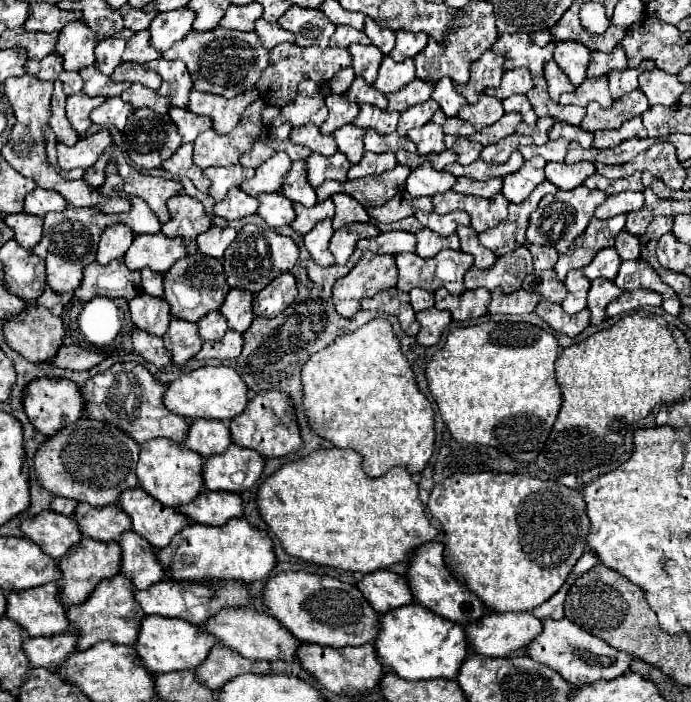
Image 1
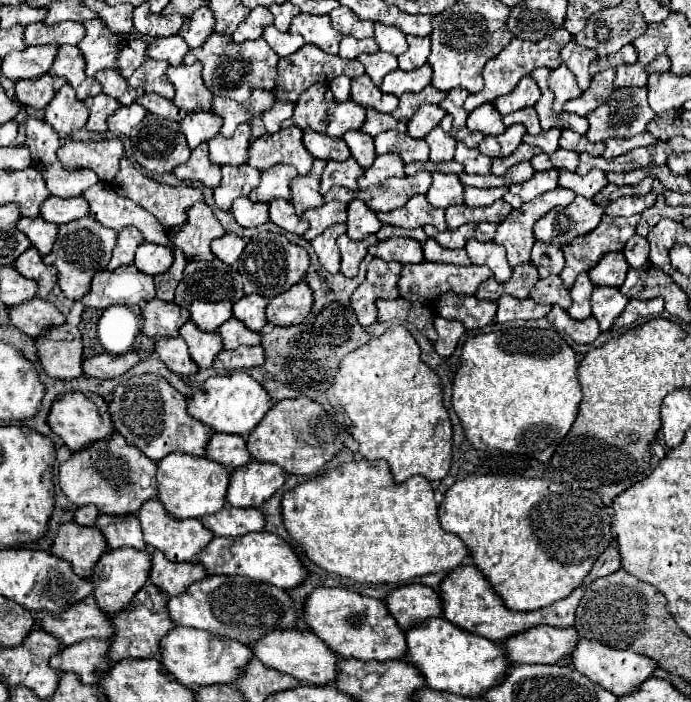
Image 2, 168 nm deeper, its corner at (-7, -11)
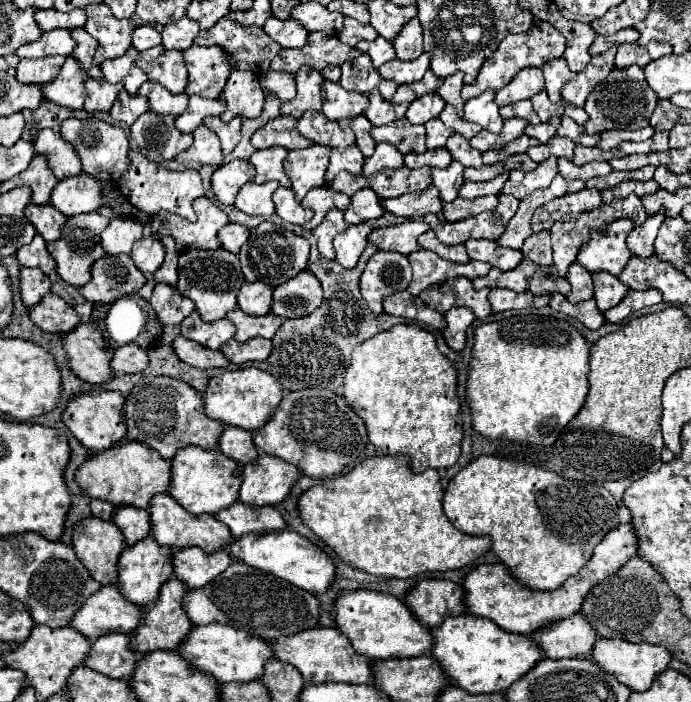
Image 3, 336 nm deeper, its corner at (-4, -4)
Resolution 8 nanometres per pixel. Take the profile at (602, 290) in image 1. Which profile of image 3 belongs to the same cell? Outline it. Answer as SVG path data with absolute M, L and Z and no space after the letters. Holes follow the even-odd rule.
M594 272L592 278L594 278L594 300L602 314L620 304L620 300L630 290L616 276L608 276L608 272Z

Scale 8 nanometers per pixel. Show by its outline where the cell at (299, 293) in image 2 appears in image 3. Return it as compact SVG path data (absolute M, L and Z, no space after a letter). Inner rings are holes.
M306 270L300 272L294 280L288 280L286 284L274 290L272 312L276 316L286 316L286 318L308 316L318 308L320 302L322 302L320 282L312 272Z

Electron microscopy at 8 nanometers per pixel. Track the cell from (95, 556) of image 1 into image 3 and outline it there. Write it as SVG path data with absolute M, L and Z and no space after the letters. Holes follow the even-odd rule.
M152 536L136 542L134 546L128 546L122 550L122 556L118 560L118 590L120 594L136 604L146 606L158 598L158 588L172 576L172 552L168 548L162 548Z

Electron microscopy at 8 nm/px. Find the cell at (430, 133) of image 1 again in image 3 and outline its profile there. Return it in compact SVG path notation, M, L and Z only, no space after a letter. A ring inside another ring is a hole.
M440 118L428 120L426 124L426 146L428 150L436 150L446 146L446 140L452 136L452 132L440 122Z

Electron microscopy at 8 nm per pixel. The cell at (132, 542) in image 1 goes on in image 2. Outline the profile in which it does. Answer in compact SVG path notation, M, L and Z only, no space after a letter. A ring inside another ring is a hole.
M155 549L153 553L153 567L149 573L149 579L169 597L181 595L189 589L189 585L201 581L207 577L207 571L201 563L171 563L165 559L161 551Z

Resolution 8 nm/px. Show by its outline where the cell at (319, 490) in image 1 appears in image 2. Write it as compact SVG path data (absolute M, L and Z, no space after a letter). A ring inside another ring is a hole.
M363 459L335 467L287 491L281 505L285 529L305 549L307 557L315 565L359 583L401 583L429 573L453 571L469 555L467 545L457 535L441 529L431 481L415 475L405 483L395 483L385 461Z

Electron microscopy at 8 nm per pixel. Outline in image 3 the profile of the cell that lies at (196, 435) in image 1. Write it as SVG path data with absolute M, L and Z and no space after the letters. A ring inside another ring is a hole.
M236 426L224 428L222 436L218 438L218 450L224 456L228 456L240 464L246 464L246 462L258 458L258 452L252 442L252 432L236 428Z

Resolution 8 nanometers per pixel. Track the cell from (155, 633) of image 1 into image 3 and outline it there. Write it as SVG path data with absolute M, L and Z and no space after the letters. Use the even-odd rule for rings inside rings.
M226 624L194 626L190 634L180 642L178 652L186 662L190 662L200 672L210 674L220 684L258 680L262 676L262 664L266 664L266 660L272 660L268 642Z

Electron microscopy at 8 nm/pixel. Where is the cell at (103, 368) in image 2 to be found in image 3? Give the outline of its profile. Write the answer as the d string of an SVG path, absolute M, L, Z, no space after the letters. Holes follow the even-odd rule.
M126 344L114 350L114 356L110 360L110 368L114 374L136 374L146 368L146 352L140 350L136 344Z

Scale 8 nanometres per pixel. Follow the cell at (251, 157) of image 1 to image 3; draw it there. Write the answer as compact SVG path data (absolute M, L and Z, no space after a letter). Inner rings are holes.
M278 116L254 132L252 146L256 150L264 150L272 146L282 146L286 150L298 150L298 148L312 146L312 142L296 130L296 118Z

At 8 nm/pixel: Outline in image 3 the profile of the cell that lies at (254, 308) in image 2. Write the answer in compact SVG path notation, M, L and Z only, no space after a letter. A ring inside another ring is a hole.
M244 284L240 288L238 294L238 306L246 312L246 314L254 314L254 316L264 316L270 312L270 304L272 304L272 288L266 284Z

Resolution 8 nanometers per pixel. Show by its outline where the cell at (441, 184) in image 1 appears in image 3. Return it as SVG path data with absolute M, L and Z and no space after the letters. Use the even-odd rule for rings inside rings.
M452 162L446 170L432 168L432 184L440 190L442 202L450 202L450 200L458 198L460 186L464 184L462 170L464 170L464 166L458 164L458 162Z

